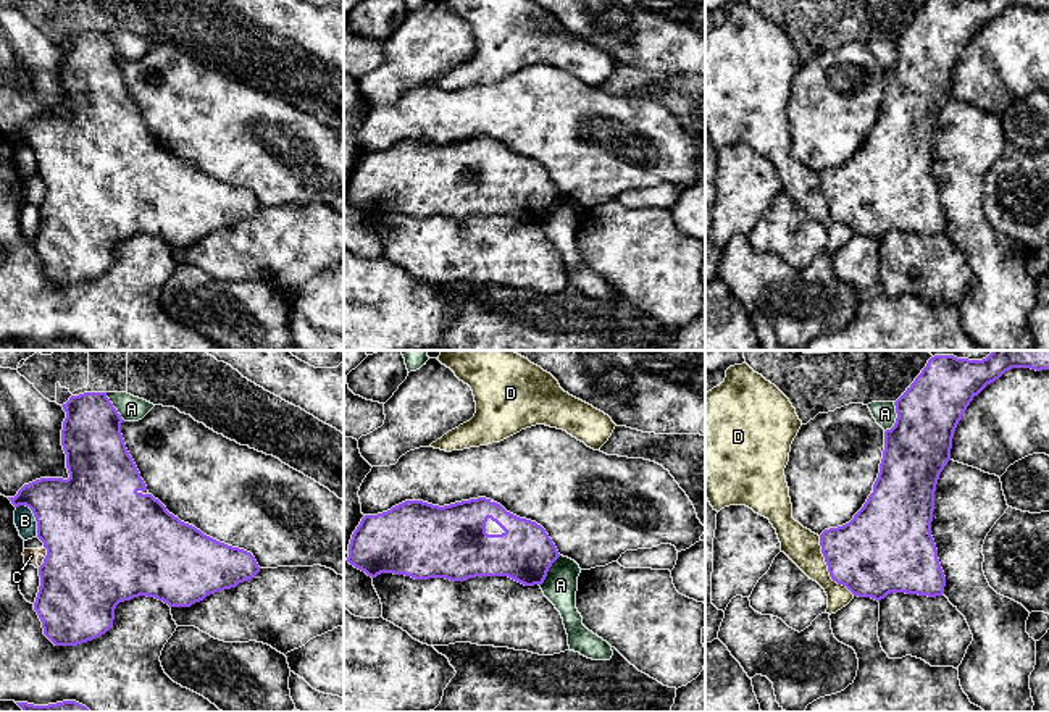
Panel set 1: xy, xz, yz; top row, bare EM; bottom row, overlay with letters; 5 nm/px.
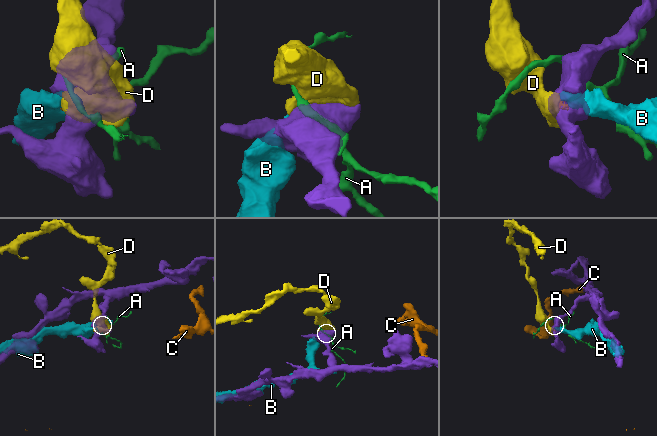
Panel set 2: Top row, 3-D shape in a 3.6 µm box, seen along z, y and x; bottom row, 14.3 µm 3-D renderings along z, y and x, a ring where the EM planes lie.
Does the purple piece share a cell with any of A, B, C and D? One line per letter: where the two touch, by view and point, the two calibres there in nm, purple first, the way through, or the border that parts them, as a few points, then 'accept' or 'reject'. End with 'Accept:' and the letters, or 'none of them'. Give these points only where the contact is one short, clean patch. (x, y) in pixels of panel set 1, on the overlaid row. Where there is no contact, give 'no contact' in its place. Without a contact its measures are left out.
A: contact yz (896, 418); calibres 320 and 110 nm; reject
B: contact xy (34, 515); calibres 460 and 110 nm; border xy (16, 506), (26, 506), (31, 510), (37, 535); reject
C: contact xy (47, 551); calibres 500 and 70 nm; border xy (44, 546), (45, 556); reject
D: contact yz (828, 569); calibres 420 and 170 nm; reject
Accept: none of them

